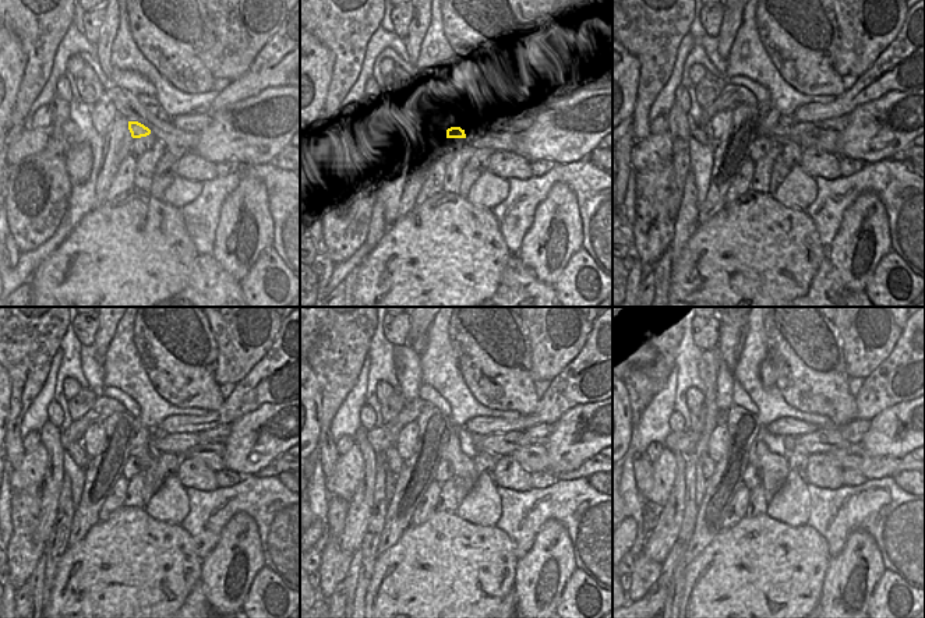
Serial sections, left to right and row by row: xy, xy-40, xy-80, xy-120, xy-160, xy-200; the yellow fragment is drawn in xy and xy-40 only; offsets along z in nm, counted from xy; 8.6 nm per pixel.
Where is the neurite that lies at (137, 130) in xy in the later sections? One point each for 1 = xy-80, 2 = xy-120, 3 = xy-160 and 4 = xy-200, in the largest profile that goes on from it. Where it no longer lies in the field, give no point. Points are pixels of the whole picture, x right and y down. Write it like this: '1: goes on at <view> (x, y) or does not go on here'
1: goes on at xy-80 (798, 129)
2: goes on at xy-120 (179, 444)
3: goes on at xy-160 (498, 444)
4: goes on at xy-200 (825, 440)

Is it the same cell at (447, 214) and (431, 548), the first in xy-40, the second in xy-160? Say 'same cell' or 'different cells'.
same cell

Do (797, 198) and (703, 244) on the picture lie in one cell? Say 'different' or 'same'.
different

